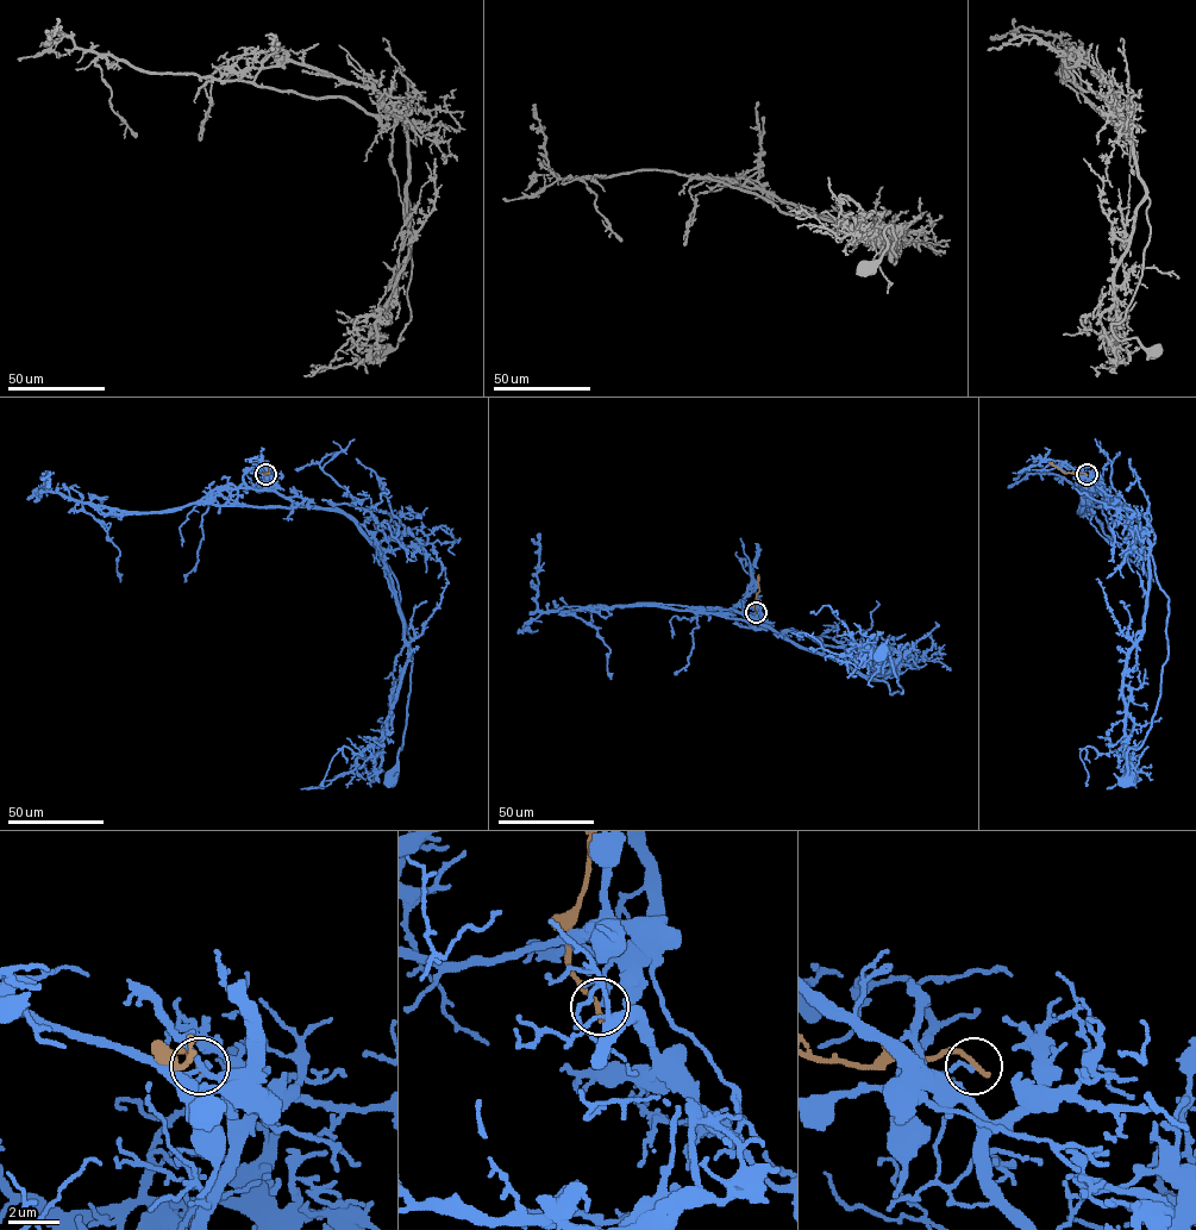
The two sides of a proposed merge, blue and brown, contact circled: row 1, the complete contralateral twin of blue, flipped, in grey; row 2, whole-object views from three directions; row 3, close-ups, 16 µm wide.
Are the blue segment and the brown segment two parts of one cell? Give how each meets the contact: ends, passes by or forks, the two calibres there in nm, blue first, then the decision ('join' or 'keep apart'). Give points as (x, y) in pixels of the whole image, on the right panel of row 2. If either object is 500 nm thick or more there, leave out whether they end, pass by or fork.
blue ends there; brown ends there; 170 nm thick on the blue side, 240 nm on the other; keep apart

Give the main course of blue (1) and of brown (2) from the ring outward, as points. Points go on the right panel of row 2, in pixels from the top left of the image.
1: (1085, 474), (1093, 489), (1135, 517), (1168, 598), (1160, 694), (1144, 742), (1127, 753), (1125, 781)
2: (1087, 474), (1064, 473), (1049, 462)

